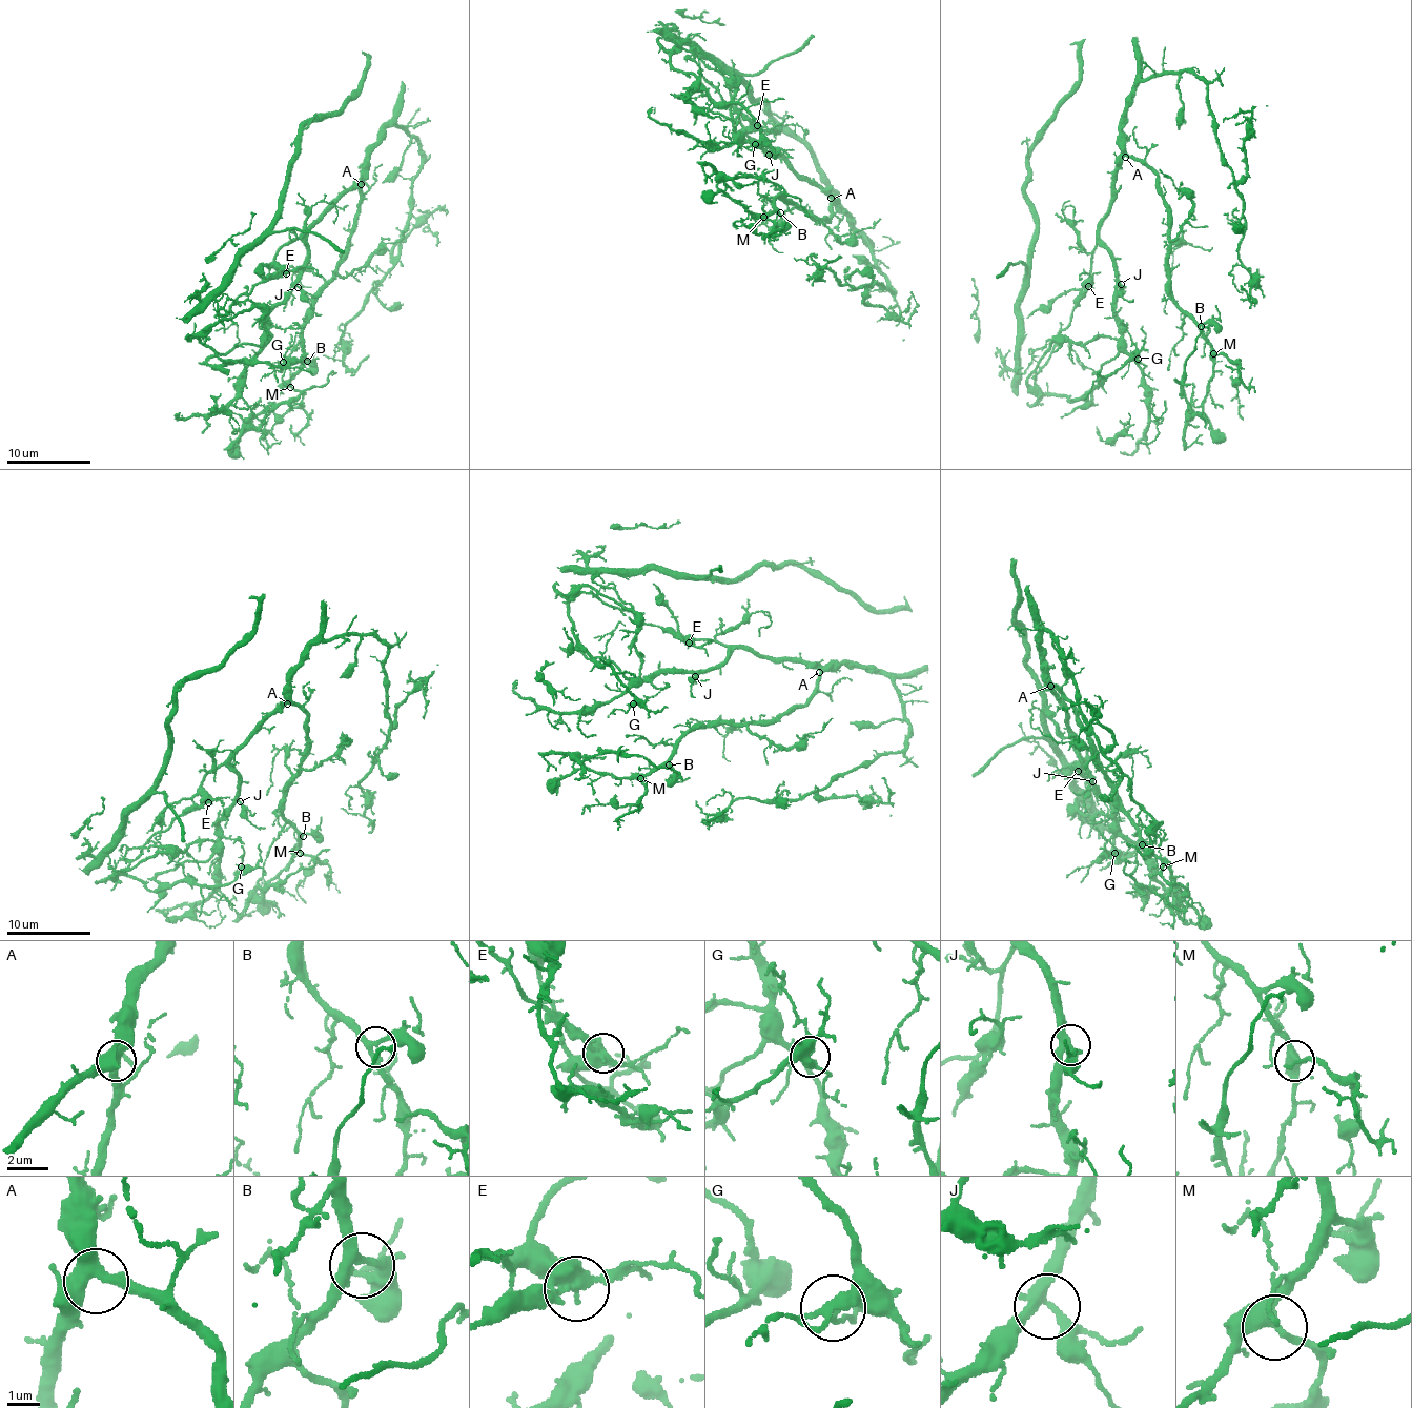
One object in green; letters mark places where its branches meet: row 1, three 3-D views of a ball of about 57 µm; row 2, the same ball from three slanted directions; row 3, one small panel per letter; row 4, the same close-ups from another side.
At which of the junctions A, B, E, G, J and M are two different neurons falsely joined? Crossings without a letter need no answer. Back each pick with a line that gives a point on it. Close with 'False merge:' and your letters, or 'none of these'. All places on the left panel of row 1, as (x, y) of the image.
E: at (286, 273)
False merge: E

